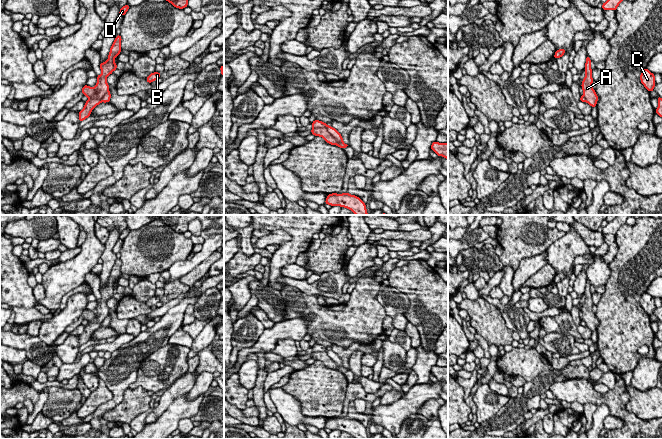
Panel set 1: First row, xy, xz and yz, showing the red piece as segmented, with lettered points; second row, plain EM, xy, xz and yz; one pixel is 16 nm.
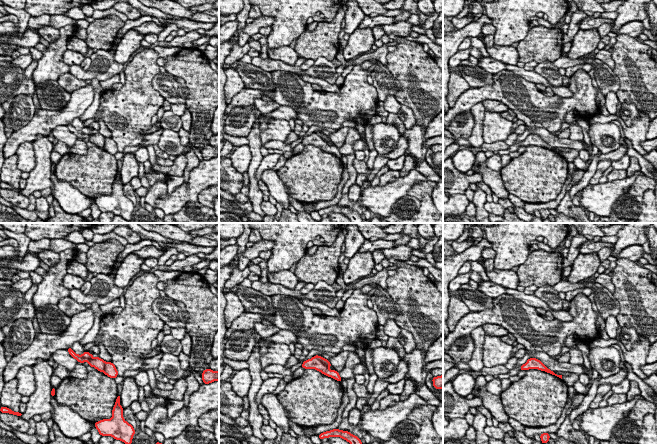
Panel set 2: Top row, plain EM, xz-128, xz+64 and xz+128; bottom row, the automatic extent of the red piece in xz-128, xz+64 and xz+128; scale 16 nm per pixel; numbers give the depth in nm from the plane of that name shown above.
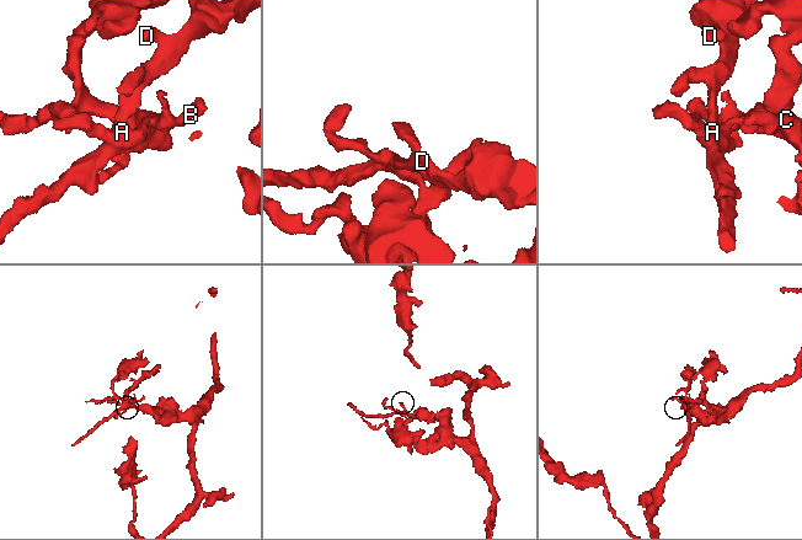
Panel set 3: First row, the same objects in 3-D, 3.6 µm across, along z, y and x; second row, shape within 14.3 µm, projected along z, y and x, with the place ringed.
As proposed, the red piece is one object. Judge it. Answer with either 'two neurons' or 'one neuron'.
two neurons

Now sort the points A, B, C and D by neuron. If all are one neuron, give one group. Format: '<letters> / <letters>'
A D / B C

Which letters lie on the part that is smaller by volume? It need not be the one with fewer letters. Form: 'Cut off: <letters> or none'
Cut off: A, D

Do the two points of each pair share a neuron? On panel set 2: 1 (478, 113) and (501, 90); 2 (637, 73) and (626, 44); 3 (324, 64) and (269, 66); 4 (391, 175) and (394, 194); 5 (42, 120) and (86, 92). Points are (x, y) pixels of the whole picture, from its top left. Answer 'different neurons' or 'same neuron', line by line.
1: different neurons
2: same neuron
3: same neuron
4: different neurons
5: same neuron

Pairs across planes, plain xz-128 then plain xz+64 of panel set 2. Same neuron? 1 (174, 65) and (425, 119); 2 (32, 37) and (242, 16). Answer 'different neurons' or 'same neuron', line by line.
1: same neuron
2: different neurons

